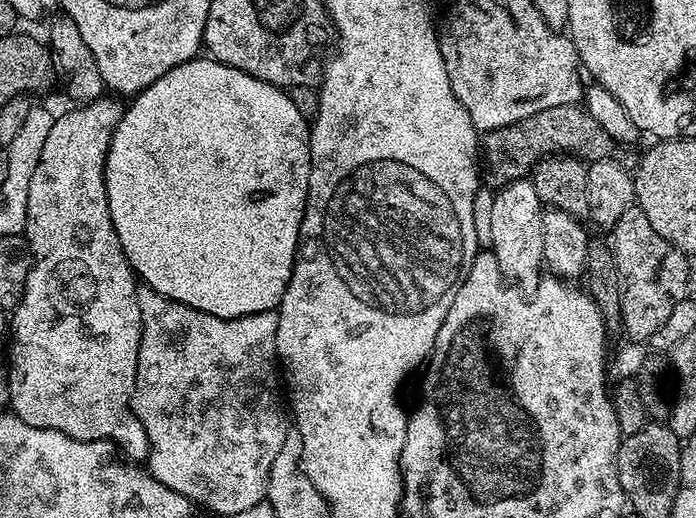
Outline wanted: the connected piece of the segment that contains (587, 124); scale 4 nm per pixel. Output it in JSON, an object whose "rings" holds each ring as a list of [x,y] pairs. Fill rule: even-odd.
{"rings":[[[567,104],[550,106],[550,110],[538,110],[510,126],[487,133],[482,140],[482,164],[486,169],[487,187],[499,190],[510,182],[525,179],[545,156],[567,154],[578,156],[585,162],[610,158],[618,162],[618,166],[632,170],[638,163],[636,150],[635,147],[617,143],[606,134],[583,106]]]}

